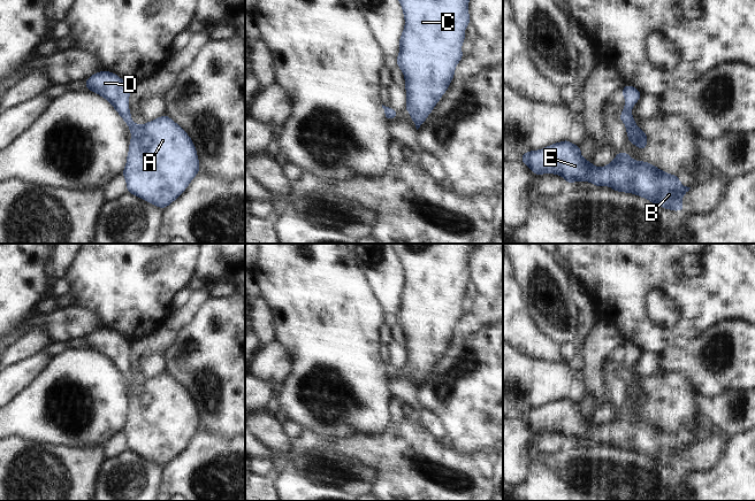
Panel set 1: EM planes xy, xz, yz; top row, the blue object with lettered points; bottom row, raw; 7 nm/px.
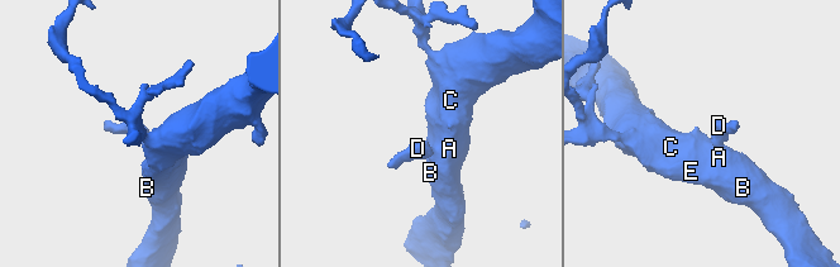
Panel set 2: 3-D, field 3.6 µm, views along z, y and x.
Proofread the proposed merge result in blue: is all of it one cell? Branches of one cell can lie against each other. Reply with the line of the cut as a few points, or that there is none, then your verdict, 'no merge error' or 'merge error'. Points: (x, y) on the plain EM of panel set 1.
cut none; no merge error

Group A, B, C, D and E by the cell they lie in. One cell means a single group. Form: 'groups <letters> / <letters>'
groups A B C D E

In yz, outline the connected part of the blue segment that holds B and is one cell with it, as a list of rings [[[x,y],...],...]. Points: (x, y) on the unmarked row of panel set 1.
[[[569,396],[551,401],[542,407],[526,409],[521,413],[520,418],[536,433],[554,431],[562,433],[569,442],[573,439],[588,439],[596,445],[610,444],[616,449],[631,449],[649,457],[654,462],[673,469],[684,468],[681,455],[691,446],[680,440],[678,432],[670,432],[647,418],[635,418],[626,409],[617,410],[609,422],[596,425],[592,419],[581,414],[580,403],[572,401]]]

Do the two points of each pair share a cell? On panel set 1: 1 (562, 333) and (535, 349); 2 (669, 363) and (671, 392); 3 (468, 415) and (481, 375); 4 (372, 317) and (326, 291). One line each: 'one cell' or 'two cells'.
1: two cells
2: two cells
3: one cell
4: one cell

